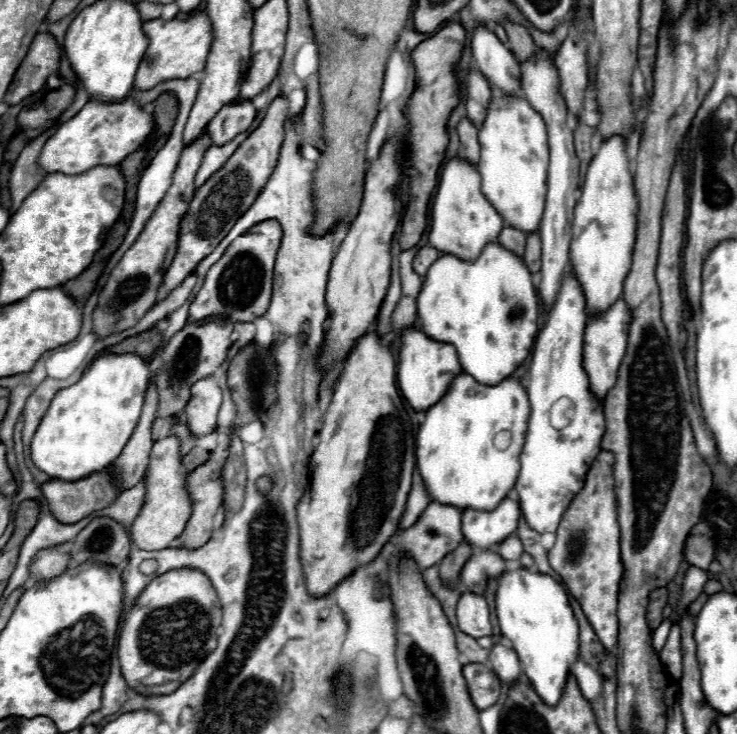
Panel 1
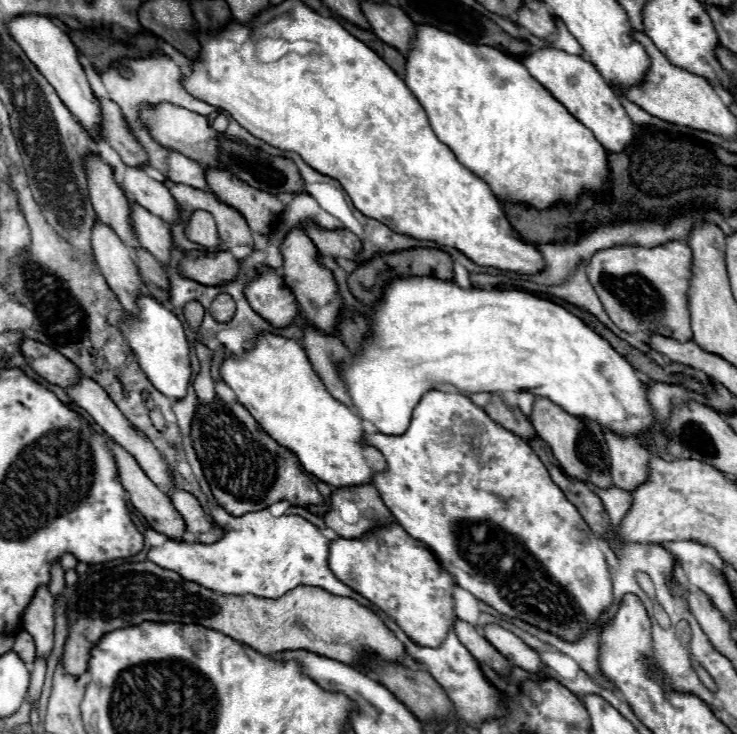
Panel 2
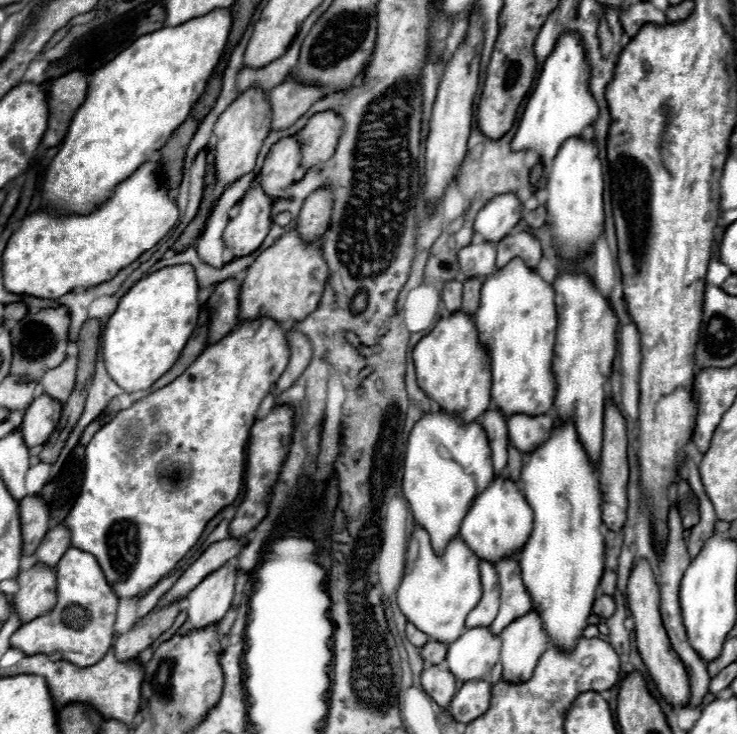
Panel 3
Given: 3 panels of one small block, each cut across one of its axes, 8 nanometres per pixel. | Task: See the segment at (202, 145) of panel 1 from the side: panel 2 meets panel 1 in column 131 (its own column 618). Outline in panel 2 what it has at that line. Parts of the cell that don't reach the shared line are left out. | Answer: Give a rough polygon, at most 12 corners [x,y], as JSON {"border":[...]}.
{"border":[[618,246],[588,278],[624,332],[692,340],[692,250]]}

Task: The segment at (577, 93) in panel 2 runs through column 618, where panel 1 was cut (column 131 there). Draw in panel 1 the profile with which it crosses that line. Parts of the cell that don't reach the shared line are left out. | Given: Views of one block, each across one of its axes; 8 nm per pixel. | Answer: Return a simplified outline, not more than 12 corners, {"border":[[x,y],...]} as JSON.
{"border":[[130,98],[92,100],[38,156],[44,176],[120,164],[152,132]]}

